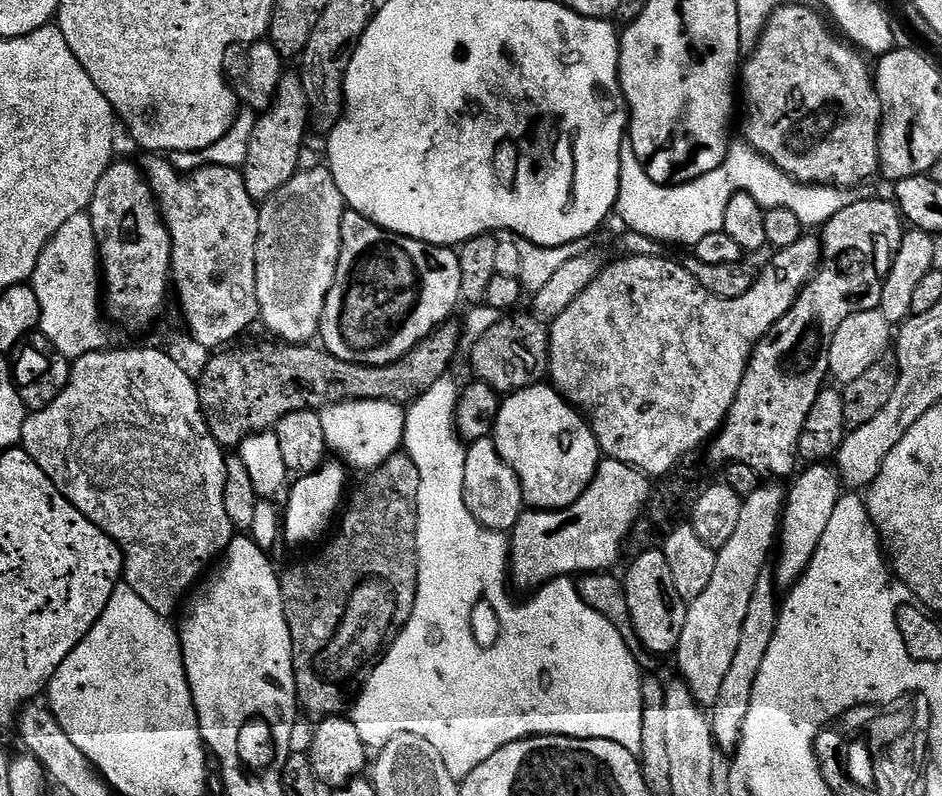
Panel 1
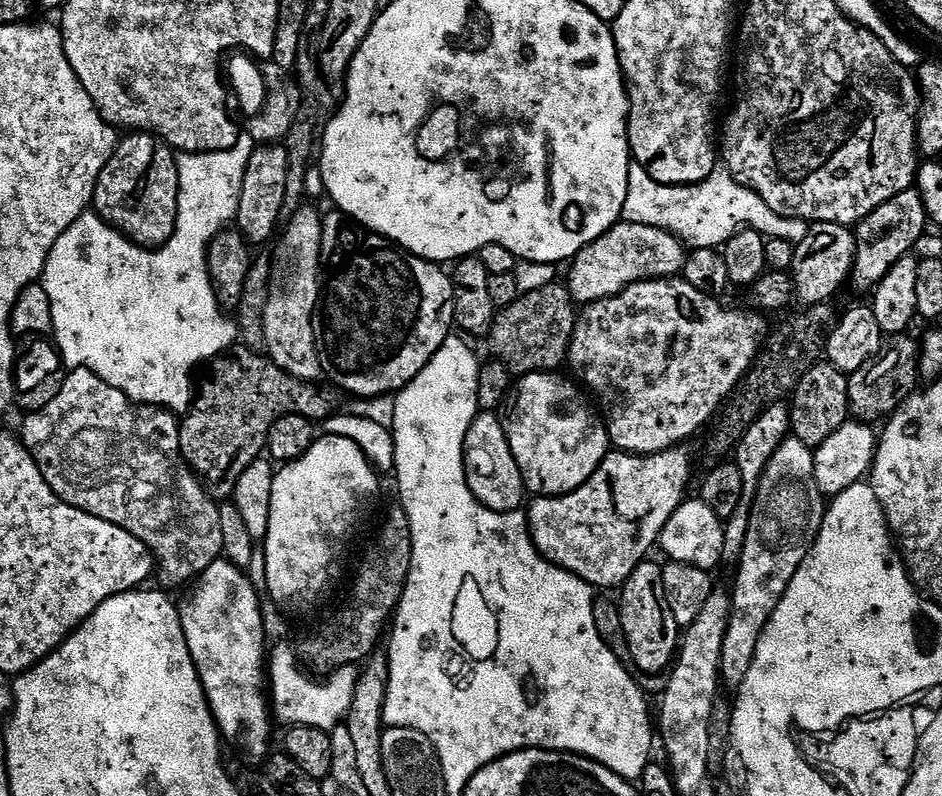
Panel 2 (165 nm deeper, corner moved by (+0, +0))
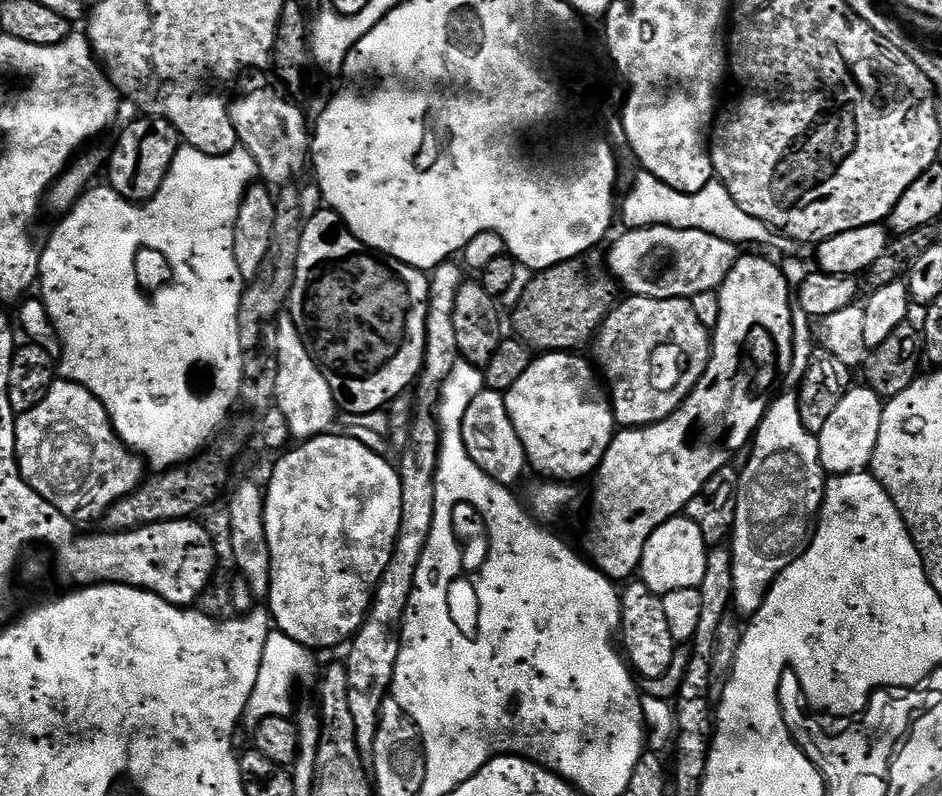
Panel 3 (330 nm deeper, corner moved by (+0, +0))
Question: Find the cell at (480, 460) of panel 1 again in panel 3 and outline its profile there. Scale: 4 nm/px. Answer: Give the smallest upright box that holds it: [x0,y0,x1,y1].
[462,387,529,485]

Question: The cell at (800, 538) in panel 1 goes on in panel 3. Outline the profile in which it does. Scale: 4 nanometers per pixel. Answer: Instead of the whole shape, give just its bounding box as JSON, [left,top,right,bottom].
[817,384,884,476]

